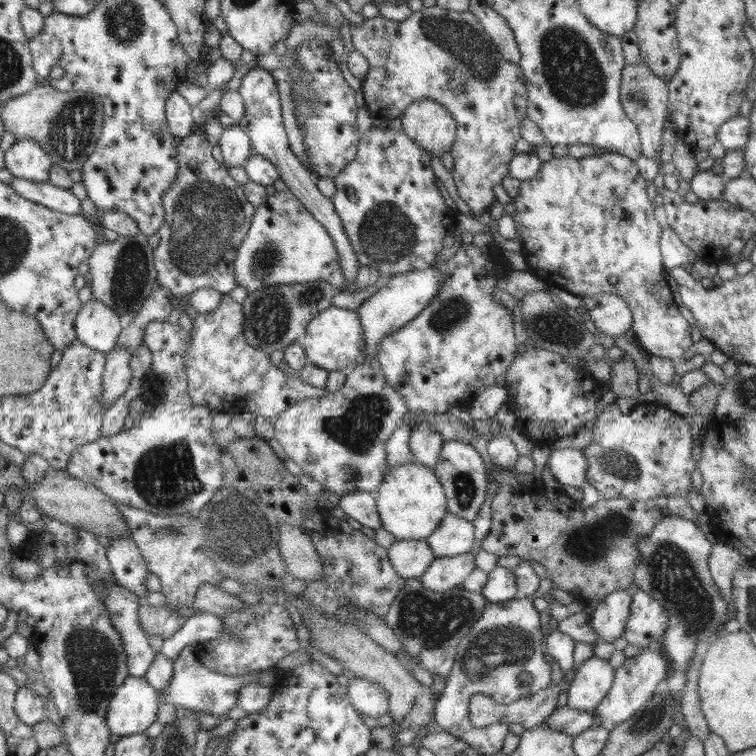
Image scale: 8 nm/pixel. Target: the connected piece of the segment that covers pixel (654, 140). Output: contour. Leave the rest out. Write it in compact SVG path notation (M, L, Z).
M643 62L638 65L625 65L622 69L620 101L628 118L637 126L641 140L641 154L657 160L664 145L662 140L663 126L668 116L668 84L651 71Z

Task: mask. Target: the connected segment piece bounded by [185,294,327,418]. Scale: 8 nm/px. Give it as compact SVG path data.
M222 295L216 310L199 314L193 320L194 329L187 338L188 352L185 356L187 372L187 391L194 404L209 408L214 413L228 413L231 416L240 412L251 412L253 415L266 418L278 417L281 412L290 408L296 401L320 398L327 393L325 388L316 388L304 382L299 376L288 376L278 370L271 361L270 353L250 346L244 338L244 313L242 305L230 295Z

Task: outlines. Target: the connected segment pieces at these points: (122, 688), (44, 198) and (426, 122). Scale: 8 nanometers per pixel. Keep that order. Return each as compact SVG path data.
M128 675L110 699L106 725L111 734L120 737L146 734L148 727L157 720L160 702L159 692L144 676Z
M13 177L9 185L16 194L23 196L26 200L43 204L64 214L81 214L81 200L70 189L58 188L47 181L32 182L18 177Z
M432 99L408 105L400 122L405 134L433 156L441 158L456 140L456 121L444 106Z

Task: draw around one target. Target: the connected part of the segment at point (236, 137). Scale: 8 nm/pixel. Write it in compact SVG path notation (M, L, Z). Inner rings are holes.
M236 123L229 129L224 129L217 143L222 151L223 163L229 167L242 167L247 158L252 155L249 136L244 129Z

